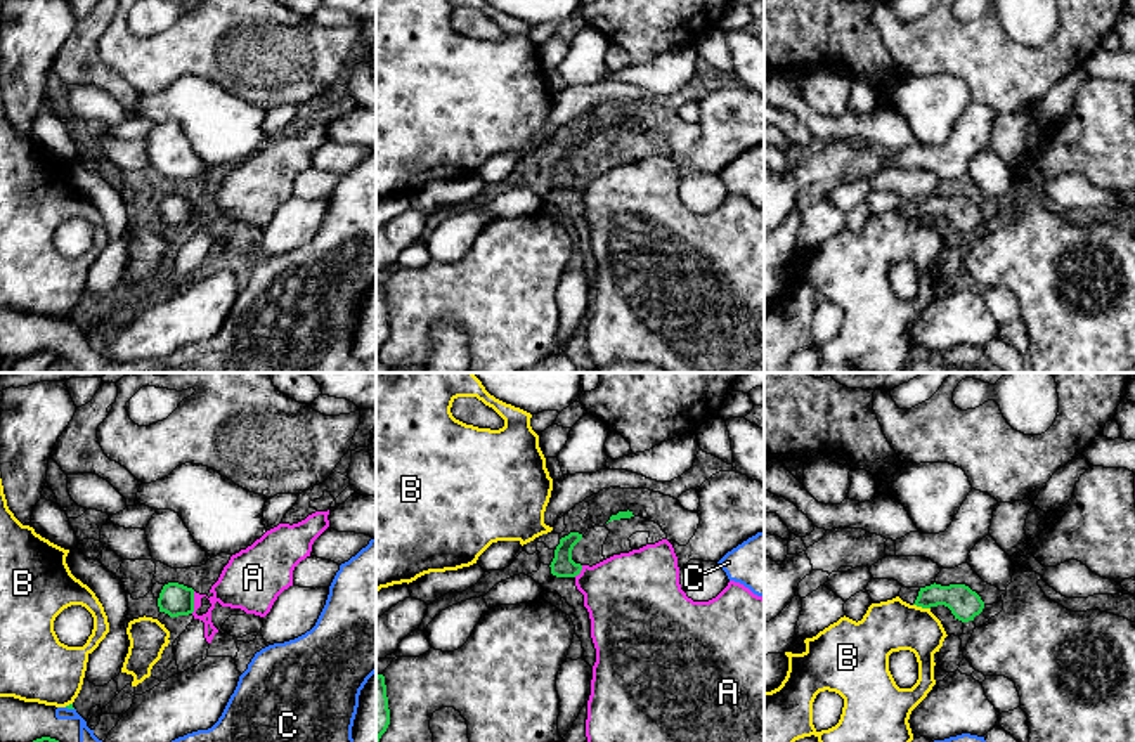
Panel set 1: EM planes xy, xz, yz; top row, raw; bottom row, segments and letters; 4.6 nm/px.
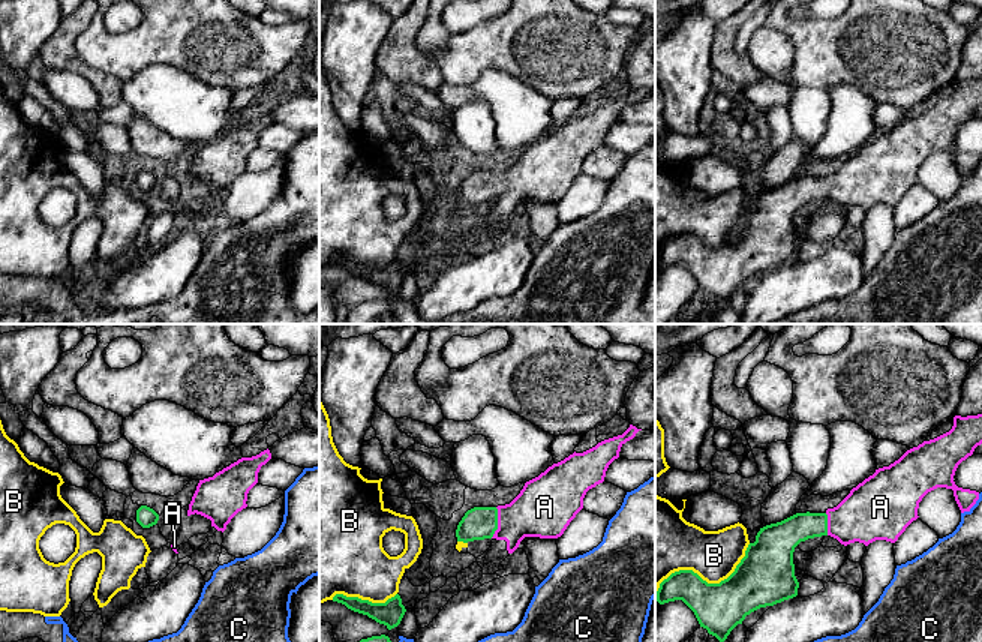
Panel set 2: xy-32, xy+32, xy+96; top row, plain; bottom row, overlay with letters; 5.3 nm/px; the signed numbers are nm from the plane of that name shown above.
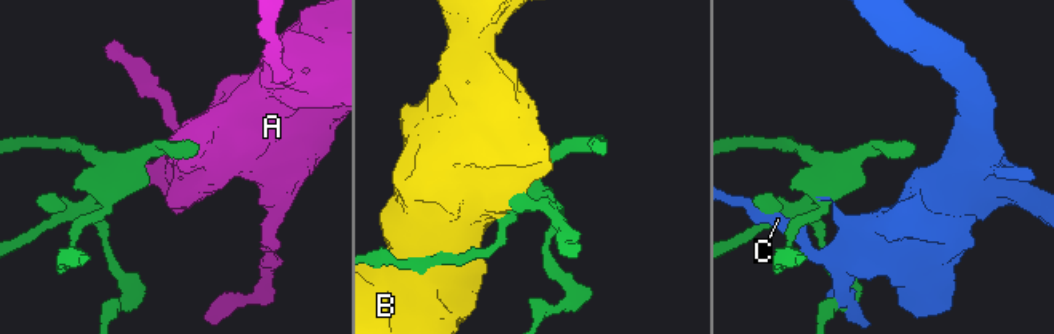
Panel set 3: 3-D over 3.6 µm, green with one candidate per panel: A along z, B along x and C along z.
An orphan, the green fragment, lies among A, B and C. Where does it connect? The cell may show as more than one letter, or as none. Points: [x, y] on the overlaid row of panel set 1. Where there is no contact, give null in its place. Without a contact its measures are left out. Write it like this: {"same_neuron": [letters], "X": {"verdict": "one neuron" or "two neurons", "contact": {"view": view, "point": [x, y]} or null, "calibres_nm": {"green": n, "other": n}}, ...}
{"same_neuron": ["A"], "A": {"verdict": "one neuron", "contact": {"view": "xy", "point": [193, 602]}, "calibres_nm": {"green": 150, "other": 220}}, "B": {"verdict": "two neurons", "contact": {"view": "yz", "point": [922, 607]}, "calibres_nm": {"green": 140, "other": 240}}, "C": {"verdict": "two neurons", "contact": {"view": "xy", "point": [70, 708]}, "calibres_nm": {"green": 20, "other": 60}}}

